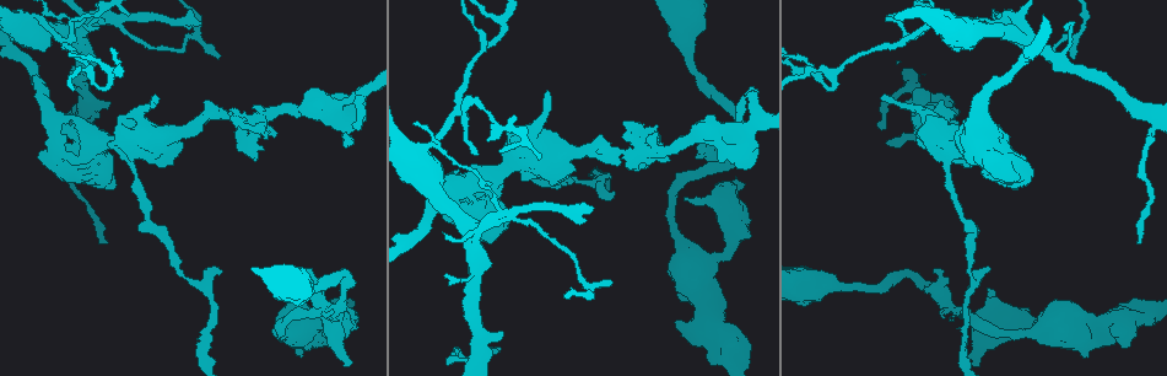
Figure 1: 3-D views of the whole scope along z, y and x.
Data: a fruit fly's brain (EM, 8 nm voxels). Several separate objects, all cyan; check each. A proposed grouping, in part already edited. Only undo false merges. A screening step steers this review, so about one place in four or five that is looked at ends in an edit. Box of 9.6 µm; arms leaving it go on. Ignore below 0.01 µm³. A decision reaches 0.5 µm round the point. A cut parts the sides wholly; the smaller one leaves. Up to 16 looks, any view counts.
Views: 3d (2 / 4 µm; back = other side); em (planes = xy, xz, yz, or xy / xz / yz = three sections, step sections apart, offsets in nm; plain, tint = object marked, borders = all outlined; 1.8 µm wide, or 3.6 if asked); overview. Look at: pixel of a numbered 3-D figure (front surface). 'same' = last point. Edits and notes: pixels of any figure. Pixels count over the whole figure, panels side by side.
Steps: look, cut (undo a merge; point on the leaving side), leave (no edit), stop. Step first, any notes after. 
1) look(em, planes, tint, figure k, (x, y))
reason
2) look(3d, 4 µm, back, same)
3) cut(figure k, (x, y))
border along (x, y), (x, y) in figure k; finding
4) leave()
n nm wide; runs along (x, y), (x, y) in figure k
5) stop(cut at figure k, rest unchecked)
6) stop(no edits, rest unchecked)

look(3d, 4 µm, figure 1, (316, 325))
a narrow waist

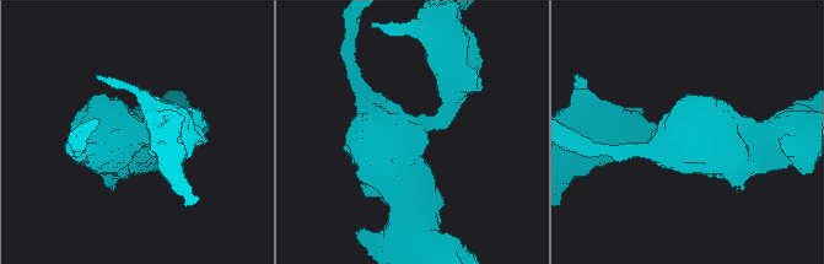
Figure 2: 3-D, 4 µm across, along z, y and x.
look(em, 3.6 µm, planes, borders, figure 2, (412, 136))

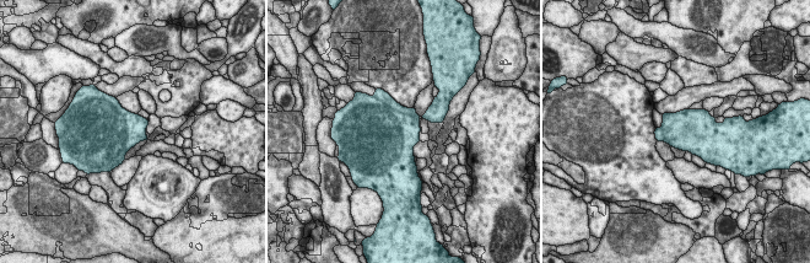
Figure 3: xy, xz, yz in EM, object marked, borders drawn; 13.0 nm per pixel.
cut(figure 3, (382, 95))
550 nm wide; two neurons meet here

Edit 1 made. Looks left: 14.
look(overview)
redraw

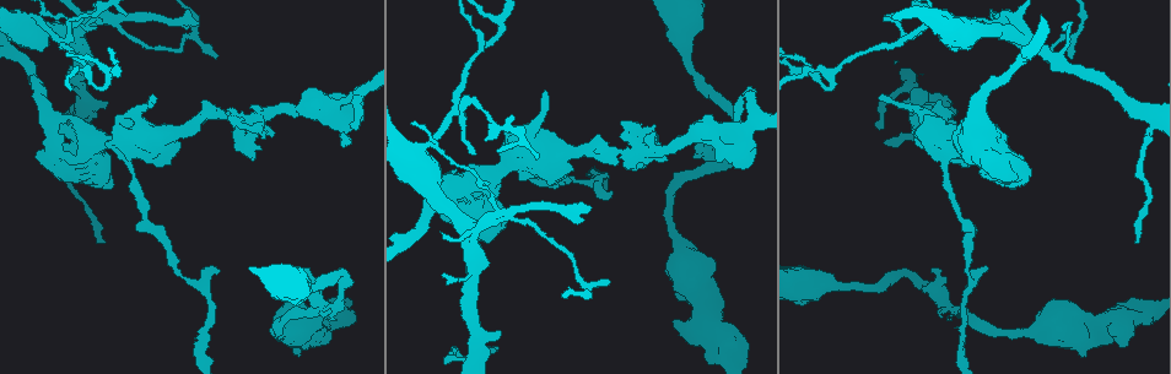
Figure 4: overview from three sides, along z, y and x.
look(em, yz, step 16, tint, figure 4, (500, 216))
three-way junction

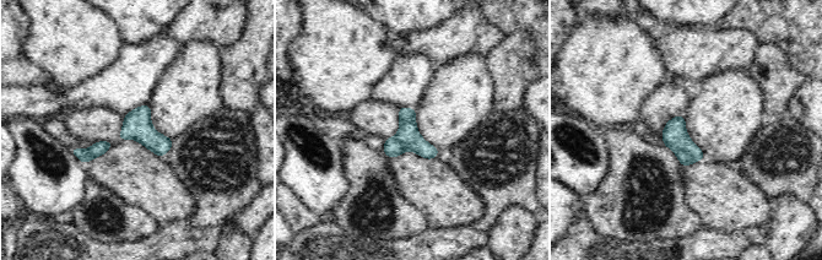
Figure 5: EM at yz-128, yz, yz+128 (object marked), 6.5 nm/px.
look(em, planes, borders, same)

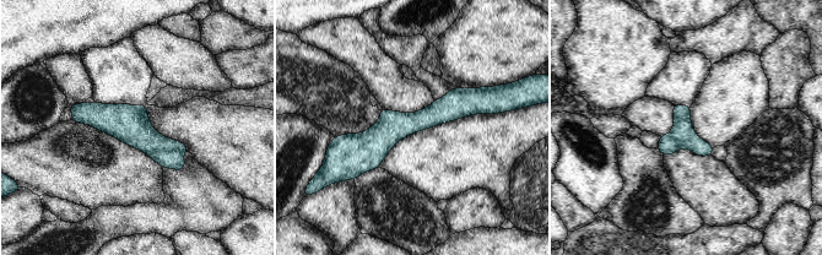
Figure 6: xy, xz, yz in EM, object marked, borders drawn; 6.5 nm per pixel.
cut(figure 6, (174, 159))
border along (182, 152), (152, 150), (147, 153) in figure 6; two neurons meet here

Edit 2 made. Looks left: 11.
look(overview)
see it whole again

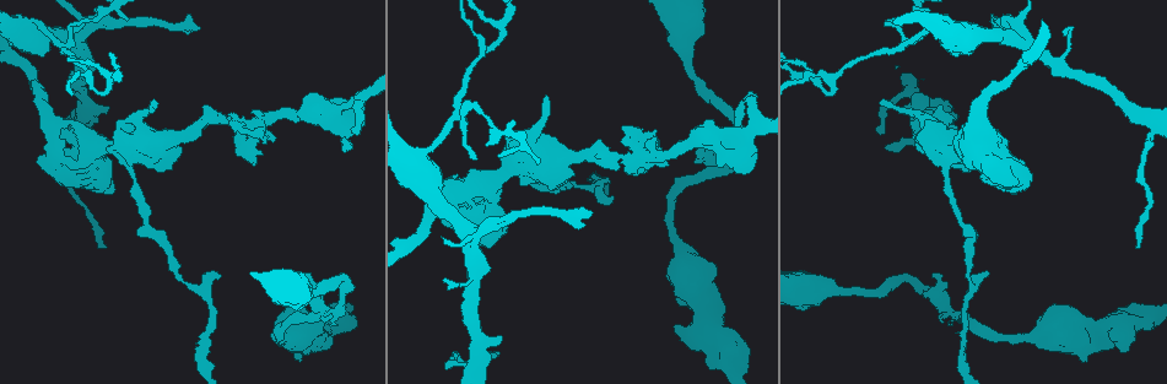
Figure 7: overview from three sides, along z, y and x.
look(3d, 4 µm, back, figure 7, (511, 165))
abrupt turn

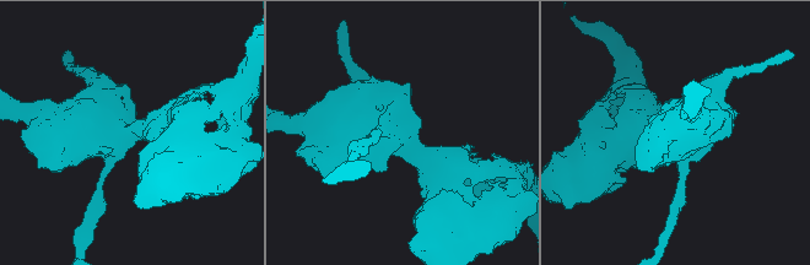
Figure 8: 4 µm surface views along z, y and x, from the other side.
look(em, xy, step 8, tint, figure 8, (398, 138))
shape alone is not enough

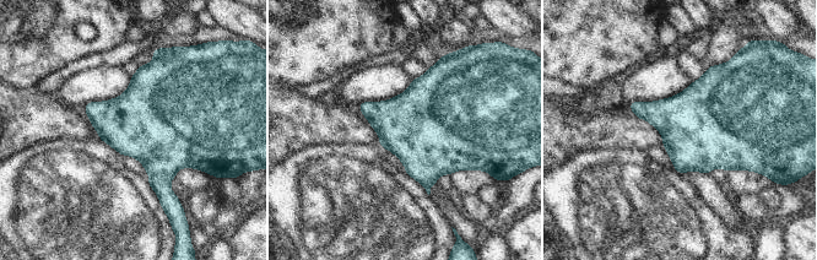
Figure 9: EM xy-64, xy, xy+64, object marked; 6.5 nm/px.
leave()
continuous, no second neuron

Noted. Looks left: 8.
look(em, xy, step 8, tint, figure 7, (246, 126))
four or more arms meet

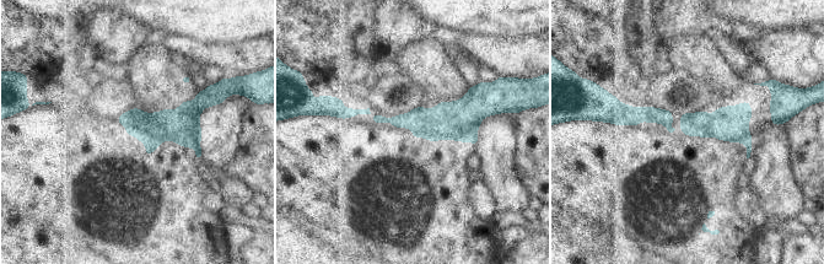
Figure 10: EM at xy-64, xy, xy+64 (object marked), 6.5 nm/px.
leave()
one neuron here

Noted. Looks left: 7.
stop(cut at figure 3, cut at figure 6, rest unchecked)

